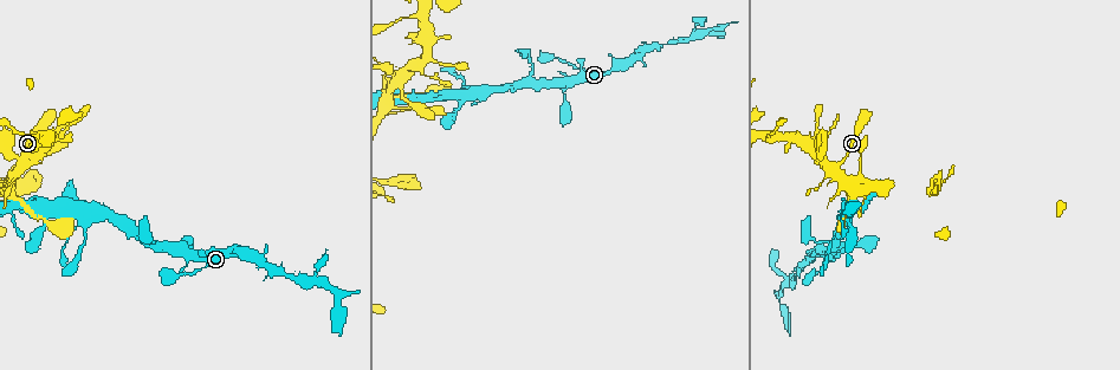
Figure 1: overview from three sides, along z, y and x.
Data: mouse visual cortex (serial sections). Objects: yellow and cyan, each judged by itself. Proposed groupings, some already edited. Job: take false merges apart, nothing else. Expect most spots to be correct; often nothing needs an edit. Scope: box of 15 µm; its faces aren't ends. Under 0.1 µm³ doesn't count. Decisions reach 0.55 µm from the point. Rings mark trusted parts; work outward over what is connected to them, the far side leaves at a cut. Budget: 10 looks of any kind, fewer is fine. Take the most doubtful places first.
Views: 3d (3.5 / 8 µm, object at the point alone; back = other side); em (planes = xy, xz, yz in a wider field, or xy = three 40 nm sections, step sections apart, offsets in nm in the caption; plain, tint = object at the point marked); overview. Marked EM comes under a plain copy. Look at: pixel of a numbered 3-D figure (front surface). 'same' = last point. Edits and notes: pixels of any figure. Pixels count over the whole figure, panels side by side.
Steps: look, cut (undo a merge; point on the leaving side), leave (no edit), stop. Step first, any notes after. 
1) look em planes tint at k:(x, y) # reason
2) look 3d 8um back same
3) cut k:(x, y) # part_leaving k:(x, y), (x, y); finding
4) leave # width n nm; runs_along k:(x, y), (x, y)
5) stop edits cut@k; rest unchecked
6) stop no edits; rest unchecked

look 3d 3.5um at 1:(836, 162) # looks like a crossing

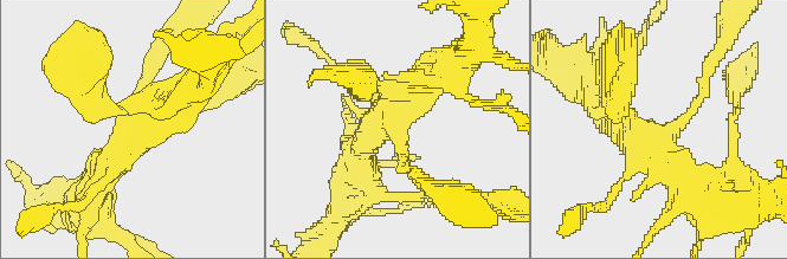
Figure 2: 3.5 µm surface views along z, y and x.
look em xy step 1 tint at 2:(129, 135) # now the EM

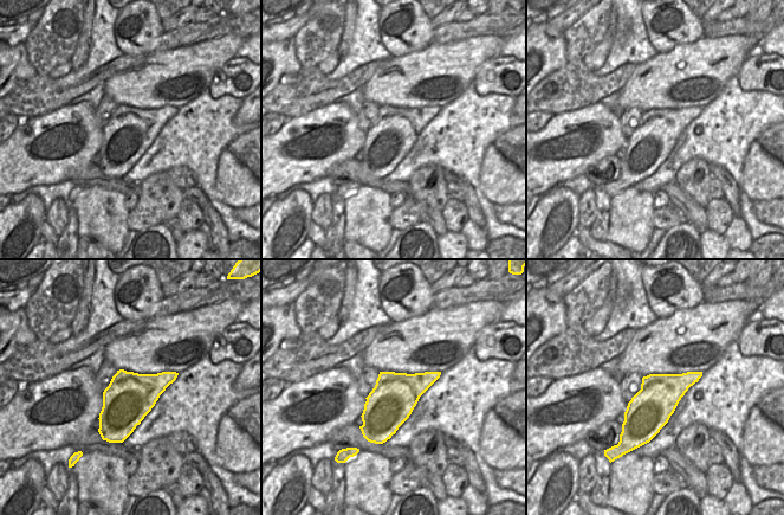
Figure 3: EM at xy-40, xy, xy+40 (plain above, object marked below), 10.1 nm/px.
leave # runs_along 2:(408, 169), (394, 109), (445, 70); all the same cell

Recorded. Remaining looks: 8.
look 3d 3.5um at 1:(152, 241) # calibre changes

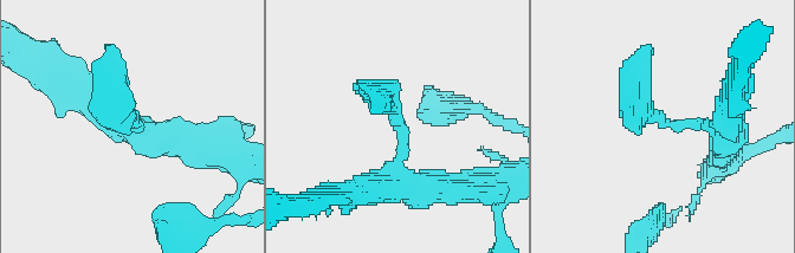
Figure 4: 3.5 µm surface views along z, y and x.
look em xy step 3 tint at 4:(133, 121) # shape alone is not enough

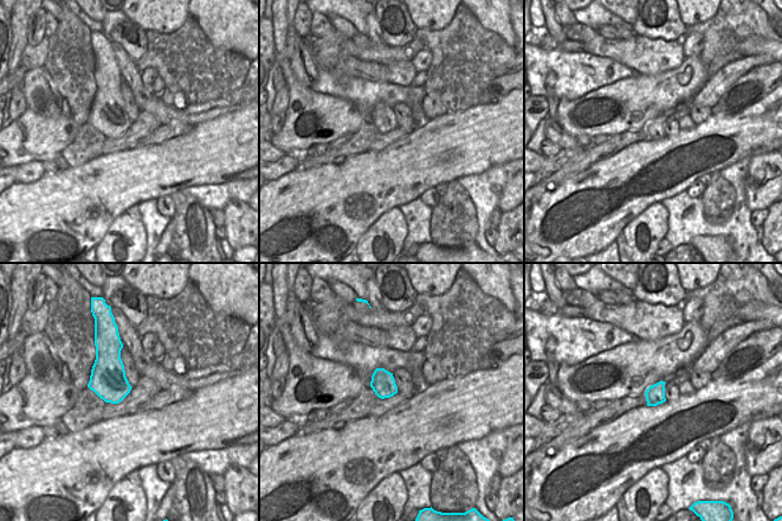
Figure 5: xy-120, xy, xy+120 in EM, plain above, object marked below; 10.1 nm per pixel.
leave # runs_along 4:(725, 133), (644, 111), (641, 64); continuous, no second cell

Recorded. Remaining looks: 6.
look 3d 3.5um at 1:(286, 274) # calibre changes

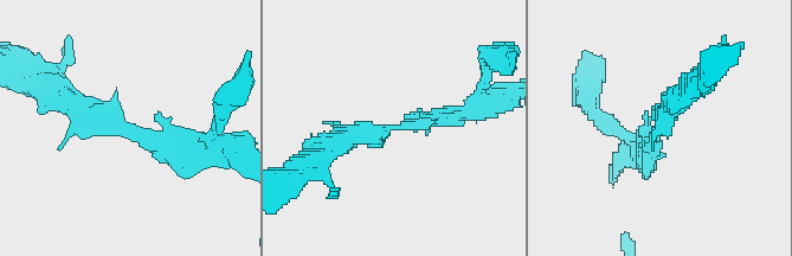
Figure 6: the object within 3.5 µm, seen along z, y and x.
look em xy step 5 tint at 6:(130, 127) # arm_widths 250, 300 nm

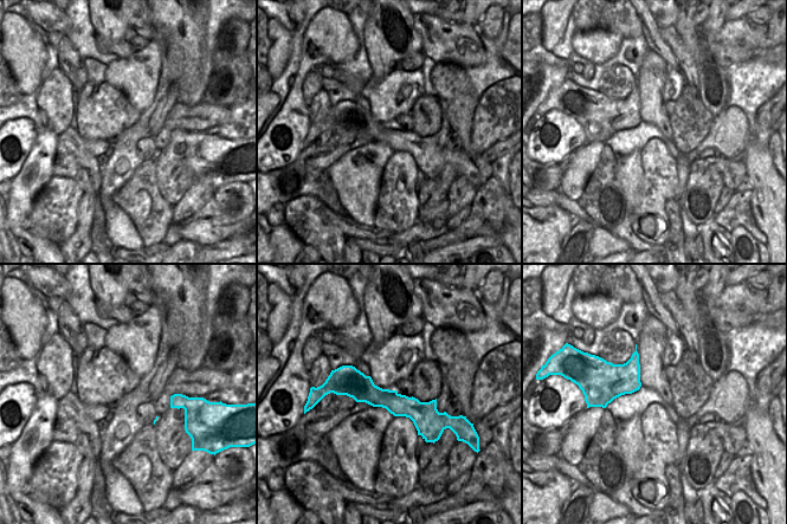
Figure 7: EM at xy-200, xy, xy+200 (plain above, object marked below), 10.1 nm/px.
leave # all the same cell

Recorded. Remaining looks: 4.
look em xy step 2 tint at 1:(335, 302) # a narrow waist

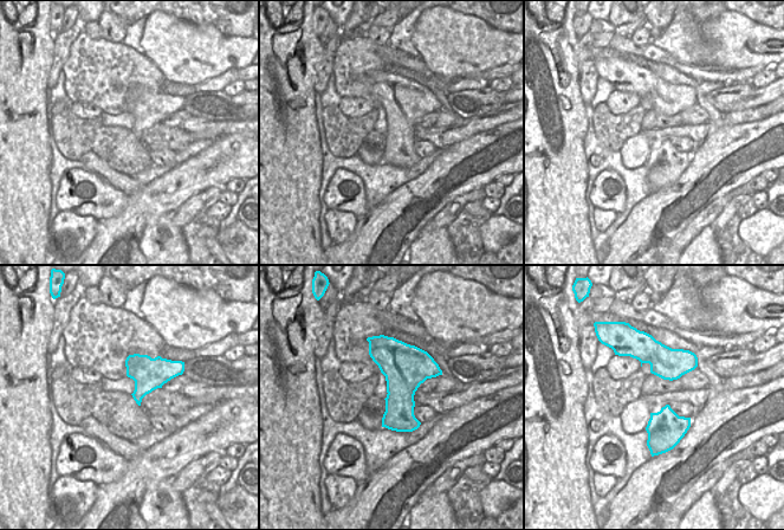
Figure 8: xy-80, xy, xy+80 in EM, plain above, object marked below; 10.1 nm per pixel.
look 3d 3.5um back same # wider look

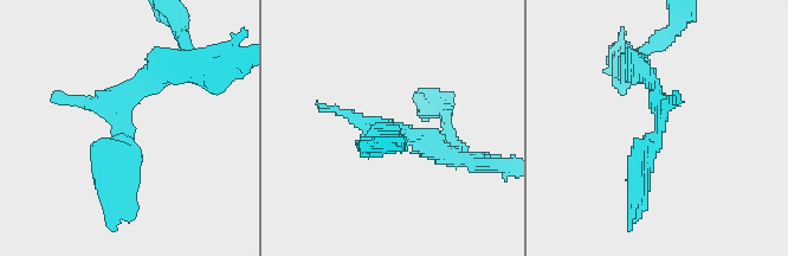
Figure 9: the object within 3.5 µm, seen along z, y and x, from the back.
leave # runs_along 9:(165, 68), (121, 104), (124, 203); continuous, no second cell

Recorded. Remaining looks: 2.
stop no edits; rest unchecked

